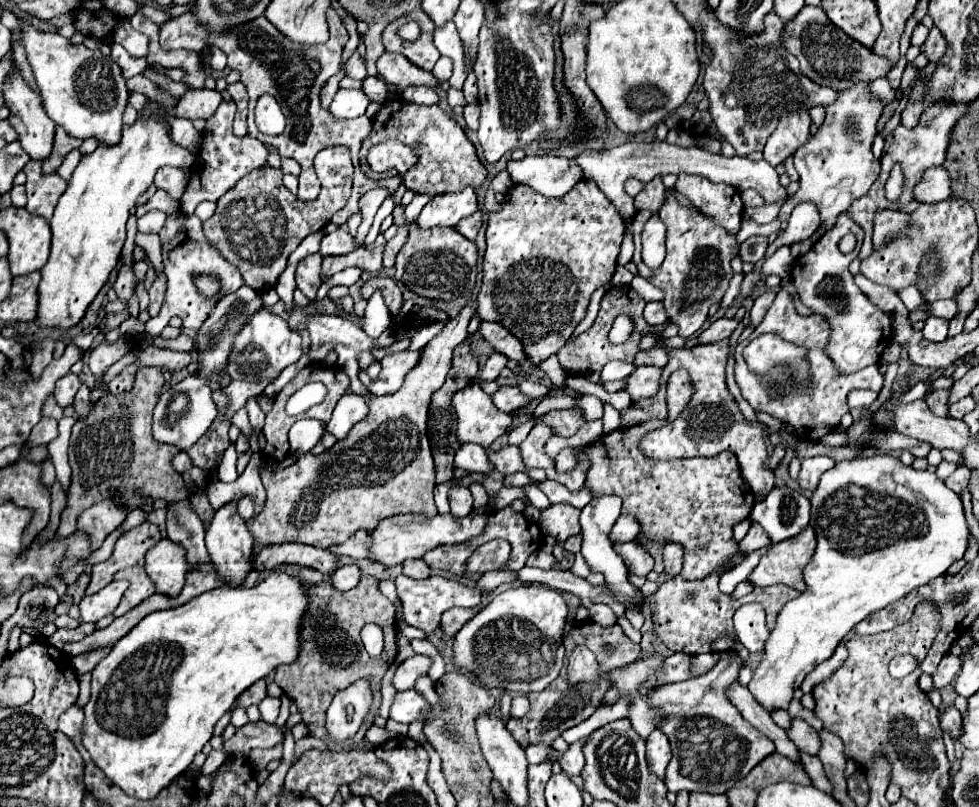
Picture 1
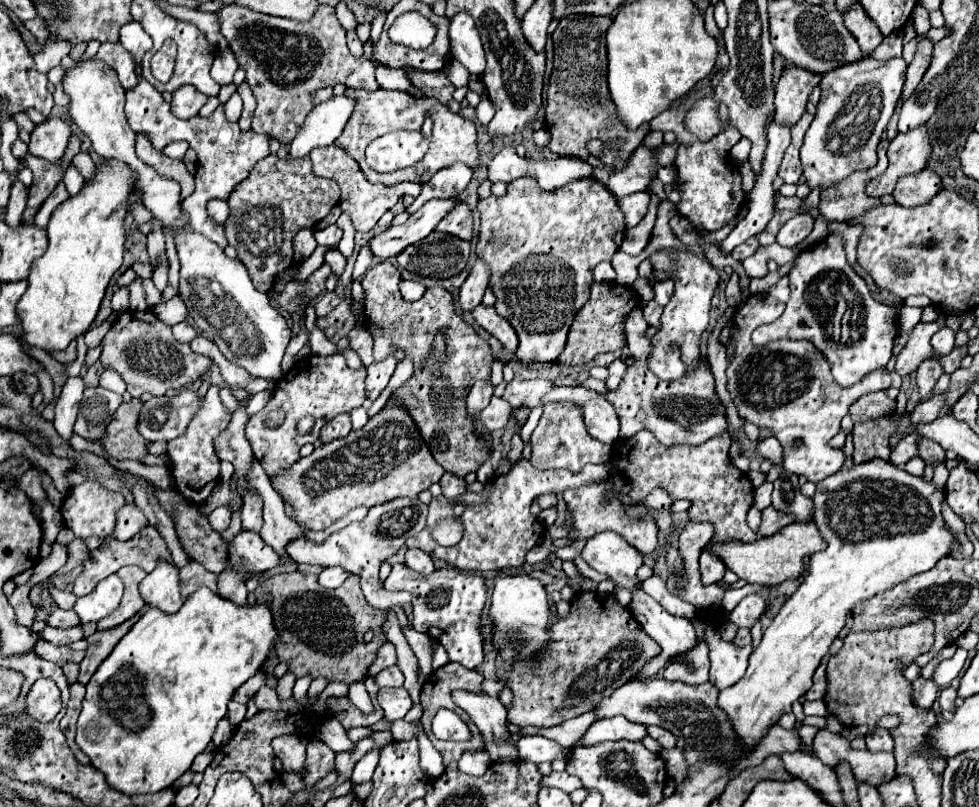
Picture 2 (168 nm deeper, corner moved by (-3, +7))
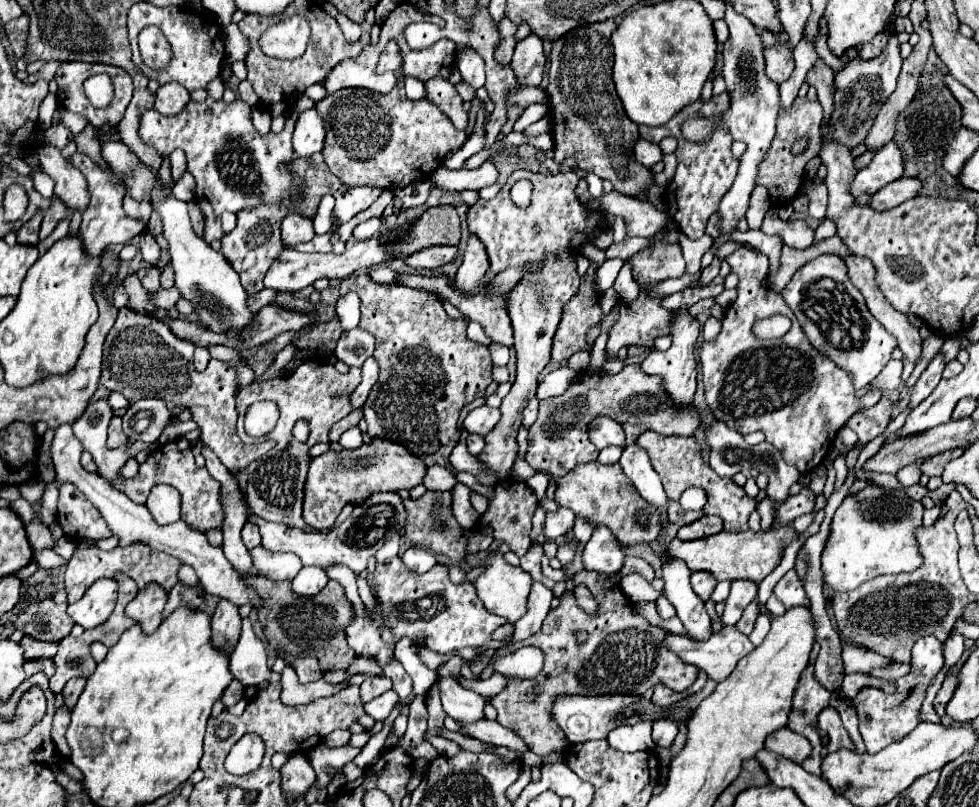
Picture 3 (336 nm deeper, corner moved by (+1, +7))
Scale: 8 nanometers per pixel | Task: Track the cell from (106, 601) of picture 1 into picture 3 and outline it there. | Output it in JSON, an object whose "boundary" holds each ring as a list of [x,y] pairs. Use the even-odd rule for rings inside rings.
{"boundary":[[[103,578],[97,580],[79,602],[71,604],[67,608],[67,614],[75,624],[89,630],[103,624],[111,616],[115,602],[117,602],[117,584],[115,580]]]}

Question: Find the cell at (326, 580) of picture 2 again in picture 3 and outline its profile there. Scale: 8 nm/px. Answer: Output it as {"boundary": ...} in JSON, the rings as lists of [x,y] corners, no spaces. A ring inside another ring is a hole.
{"boundary":[[[303,566],[291,582],[291,590],[299,596],[315,596],[327,584],[327,576],[319,566]]]}

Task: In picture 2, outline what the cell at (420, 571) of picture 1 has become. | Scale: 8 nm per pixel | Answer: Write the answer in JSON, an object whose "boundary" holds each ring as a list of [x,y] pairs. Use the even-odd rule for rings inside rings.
{"boundary":[[[407,550],[407,554],[405,554],[405,564],[407,564],[411,570],[415,570],[415,572],[419,572],[419,574],[425,574],[425,576],[435,570],[431,556],[425,554],[423,550]]]}

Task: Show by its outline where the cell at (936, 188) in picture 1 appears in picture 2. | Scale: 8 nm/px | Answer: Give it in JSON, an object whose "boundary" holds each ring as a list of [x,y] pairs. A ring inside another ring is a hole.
{"boundary":[[[925,168],[923,172],[903,176],[893,192],[893,198],[901,206],[923,206],[933,196],[937,196],[939,190],[943,190],[943,182],[935,172]]]}

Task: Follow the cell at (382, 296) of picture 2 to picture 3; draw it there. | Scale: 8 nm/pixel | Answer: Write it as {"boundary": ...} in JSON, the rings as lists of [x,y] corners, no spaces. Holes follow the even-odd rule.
{"boundary":[[[367,274],[349,276],[341,282],[341,294],[355,292],[361,300],[361,328],[371,332],[377,338],[375,360],[379,362],[379,380],[371,388],[367,402],[363,406],[365,422],[369,426],[371,438],[383,438],[405,446],[413,456],[421,458],[427,466],[439,464],[449,468],[449,454],[461,438],[457,430],[457,418],[461,408],[481,398],[485,388],[493,382],[491,378],[491,356],[489,348],[477,342],[471,342],[465,336],[467,320],[453,320],[445,312],[441,300],[427,296],[427,292],[411,290],[397,284],[375,284]]]}

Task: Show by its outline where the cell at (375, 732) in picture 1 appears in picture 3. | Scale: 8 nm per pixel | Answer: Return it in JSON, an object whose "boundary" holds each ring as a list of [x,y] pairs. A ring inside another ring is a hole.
{"boundary":[[[335,730],[327,738],[323,738],[323,746],[327,746],[327,748],[339,748],[339,746],[345,746],[350,738],[351,732],[347,732],[347,730]]]}

